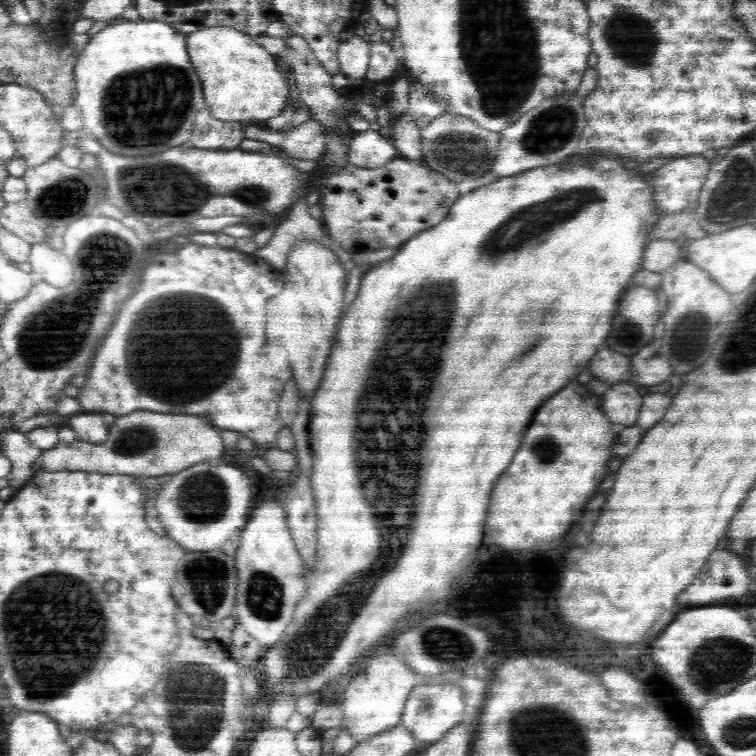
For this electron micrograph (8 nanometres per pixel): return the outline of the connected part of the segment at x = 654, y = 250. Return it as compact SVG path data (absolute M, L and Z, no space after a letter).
M653 239L642 254L642 269L661 273L680 260L681 253L683 250L674 239Z

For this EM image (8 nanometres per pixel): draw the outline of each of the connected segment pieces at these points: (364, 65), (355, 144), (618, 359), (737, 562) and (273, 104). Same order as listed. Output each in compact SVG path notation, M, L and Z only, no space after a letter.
M354 35L350 40L340 43L337 50L342 74L353 79L352 84L358 86L367 73L370 60L370 46L361 37Z
M367 129L354 133L348 148L349 162L354 166L376 168L398 156L398 149L390 137Z
M606 346L598 349L590 360L590 374L604 382L629 382L631 357L624 356Z
M716 549L709 554L706 564L695 576L695 581L688 586L688 600L692 604L710 604L720 598L738 598L751 592L753 581L745 566L744 558L735 554L731 550Z
M212 26L189 34L187 48L213 118L268 126L272 117L282 116L290 100L291 83L276 66L274 56L255 43L254 38L229 27Z

